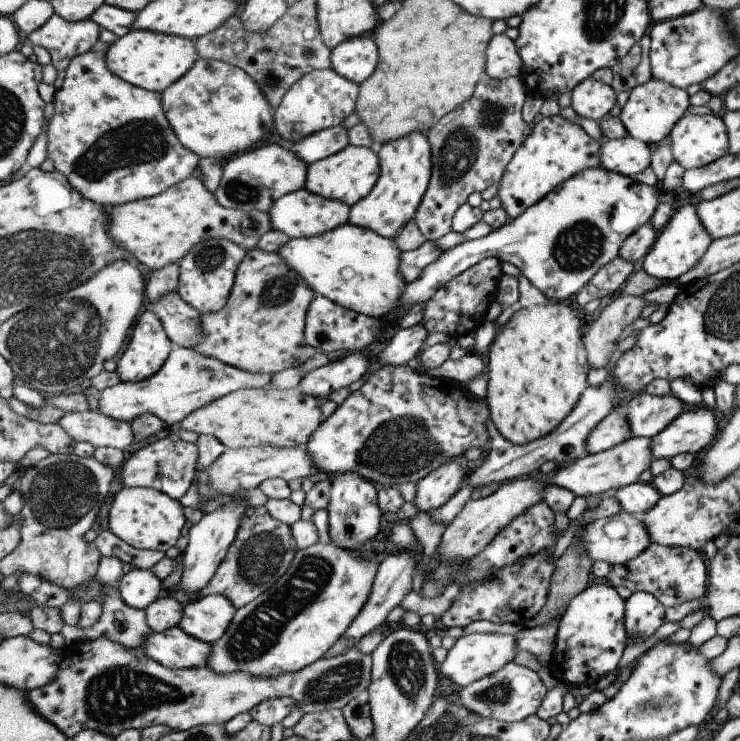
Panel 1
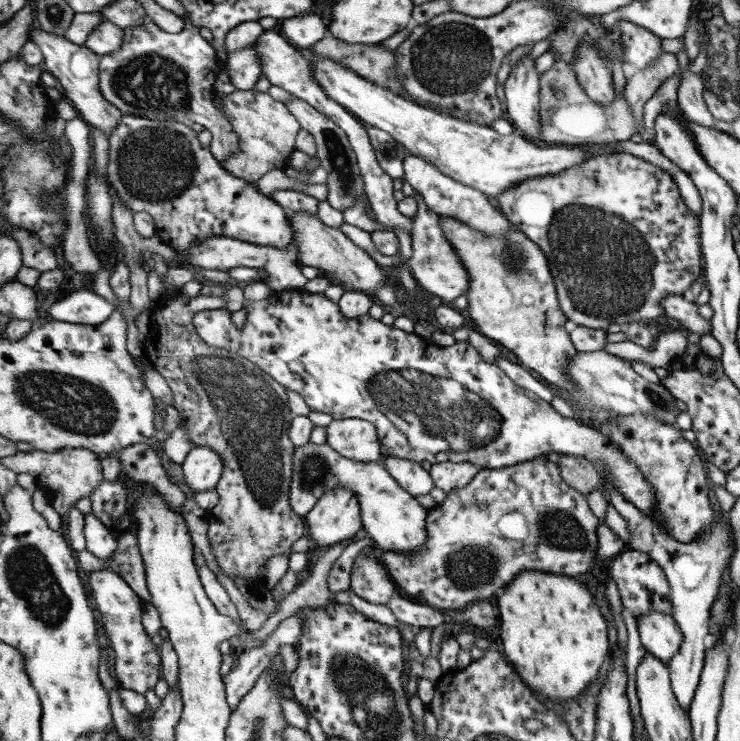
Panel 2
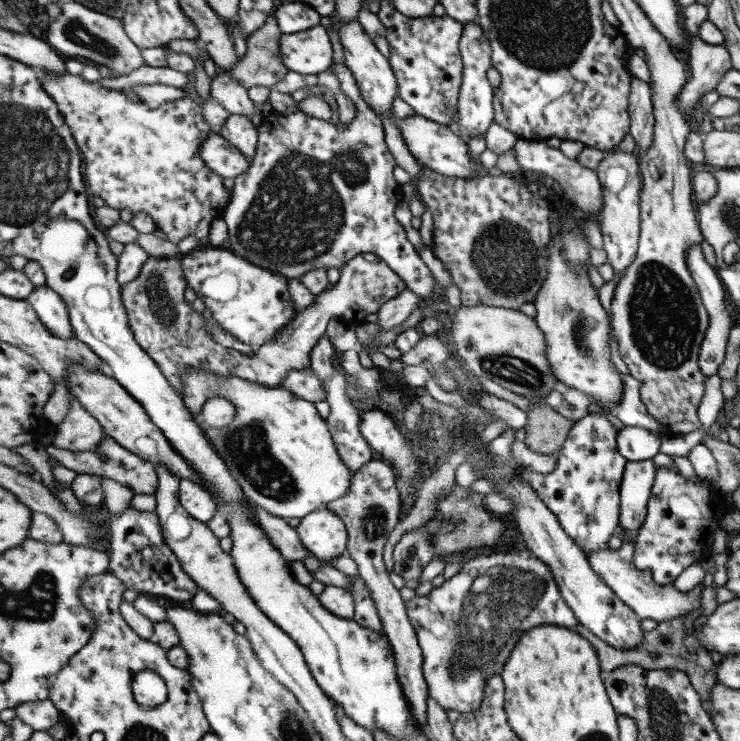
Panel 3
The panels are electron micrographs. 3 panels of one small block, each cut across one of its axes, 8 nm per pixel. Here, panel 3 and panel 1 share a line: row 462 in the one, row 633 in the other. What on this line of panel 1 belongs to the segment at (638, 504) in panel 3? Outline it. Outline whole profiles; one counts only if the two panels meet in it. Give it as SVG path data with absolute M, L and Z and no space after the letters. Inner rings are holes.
M637 591L626 600L625 624L631 639L641 642L647 640L661 623L663 617L663 606L648 592Z

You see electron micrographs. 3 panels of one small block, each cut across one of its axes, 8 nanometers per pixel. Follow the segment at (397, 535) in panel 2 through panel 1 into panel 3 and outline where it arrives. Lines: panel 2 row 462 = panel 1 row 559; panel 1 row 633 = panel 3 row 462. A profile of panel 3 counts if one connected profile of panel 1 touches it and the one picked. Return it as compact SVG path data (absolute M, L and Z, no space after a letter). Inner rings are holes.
M191 368L189 374L183 376L183 392L181 397L185 399L187 407L193 411L197 423L205 429L211 443L219 451L219 455L225 459L225 463L241 484L244 494L253 503L259 504L266 512L272 513L278 518L305 519L309 514L324 509L325 506L339 501L352 490L352 481L356 472L343 461L341 453L337 451L337 443L333 439L333 433L329 429L327 418L323 418L315 406L315 402L304 399L293 393L287 387L265 388L257 382L239 378L239 376L217 376L209 370L197 370ZM221 395L235 403L235 420L225 426L223 430L215 430L207 426L203 418L203 409L209 399Z

